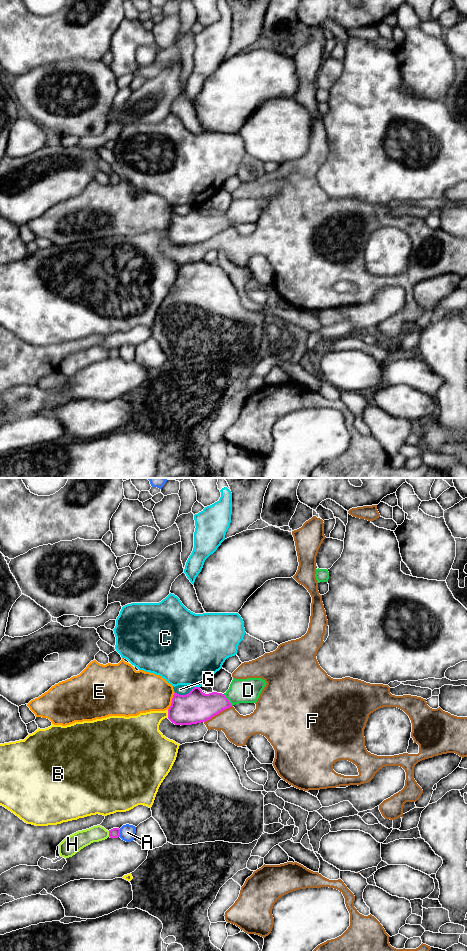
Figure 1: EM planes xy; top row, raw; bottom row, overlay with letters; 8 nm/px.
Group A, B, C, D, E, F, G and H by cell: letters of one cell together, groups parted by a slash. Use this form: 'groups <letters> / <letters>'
groups A / B / C / D / E / F / G / H

